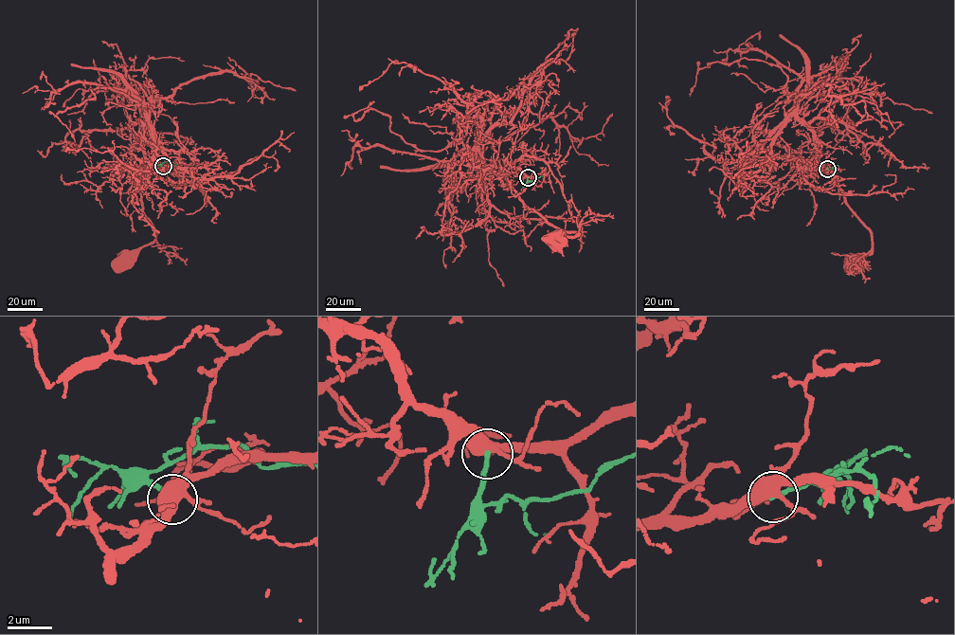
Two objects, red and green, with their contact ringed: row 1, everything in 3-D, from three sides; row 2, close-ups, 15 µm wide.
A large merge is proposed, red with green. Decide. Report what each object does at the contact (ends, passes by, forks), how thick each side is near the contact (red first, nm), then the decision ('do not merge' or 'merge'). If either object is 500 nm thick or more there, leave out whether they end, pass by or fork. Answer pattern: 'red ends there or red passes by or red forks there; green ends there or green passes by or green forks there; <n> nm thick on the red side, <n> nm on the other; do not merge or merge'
red forks there; green ends there; 400 nm thick on the red side, 200 nm on the other; do not merge

